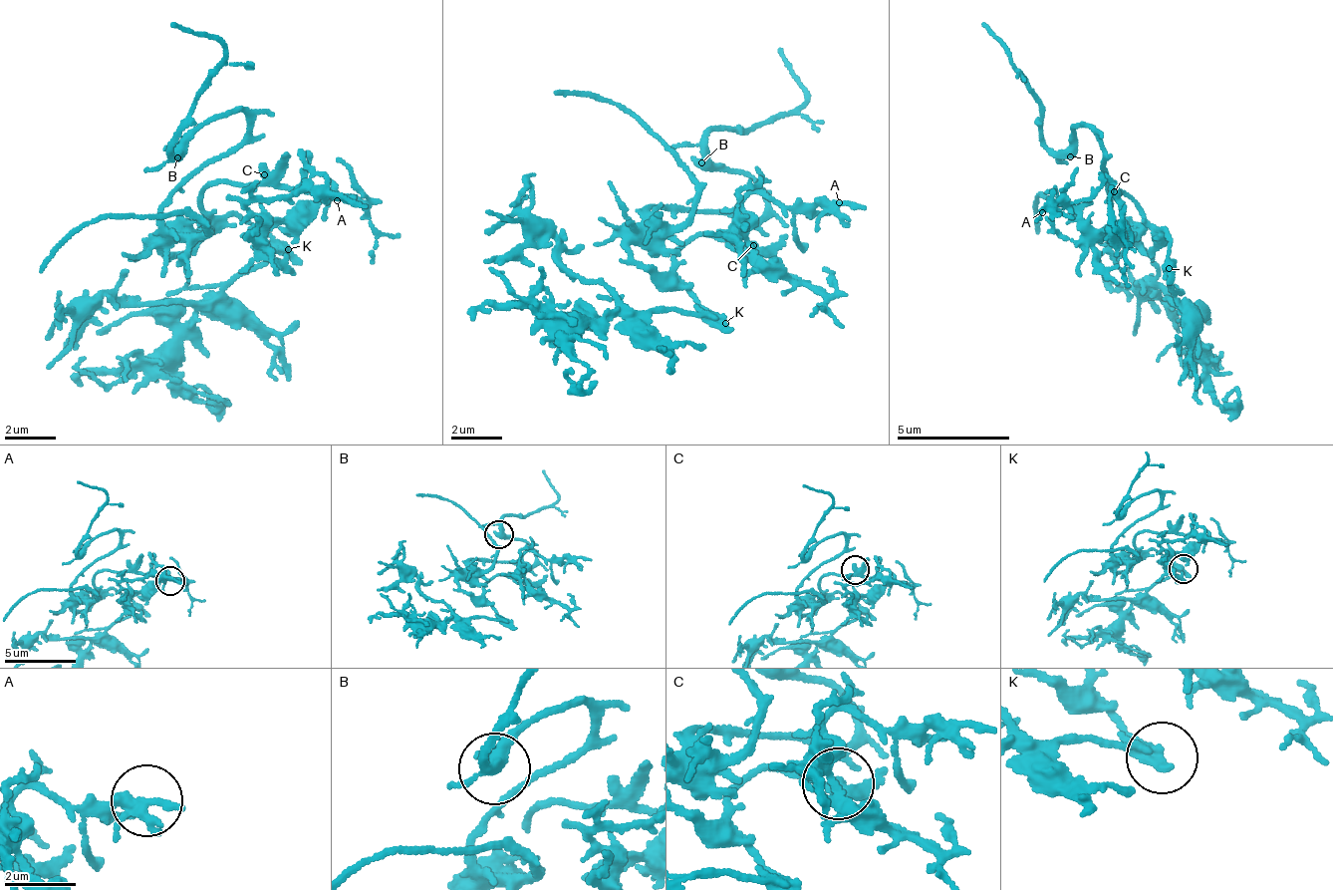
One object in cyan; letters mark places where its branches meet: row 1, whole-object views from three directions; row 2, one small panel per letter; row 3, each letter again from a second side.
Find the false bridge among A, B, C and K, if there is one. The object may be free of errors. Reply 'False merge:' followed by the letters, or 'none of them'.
False merge: none of them

